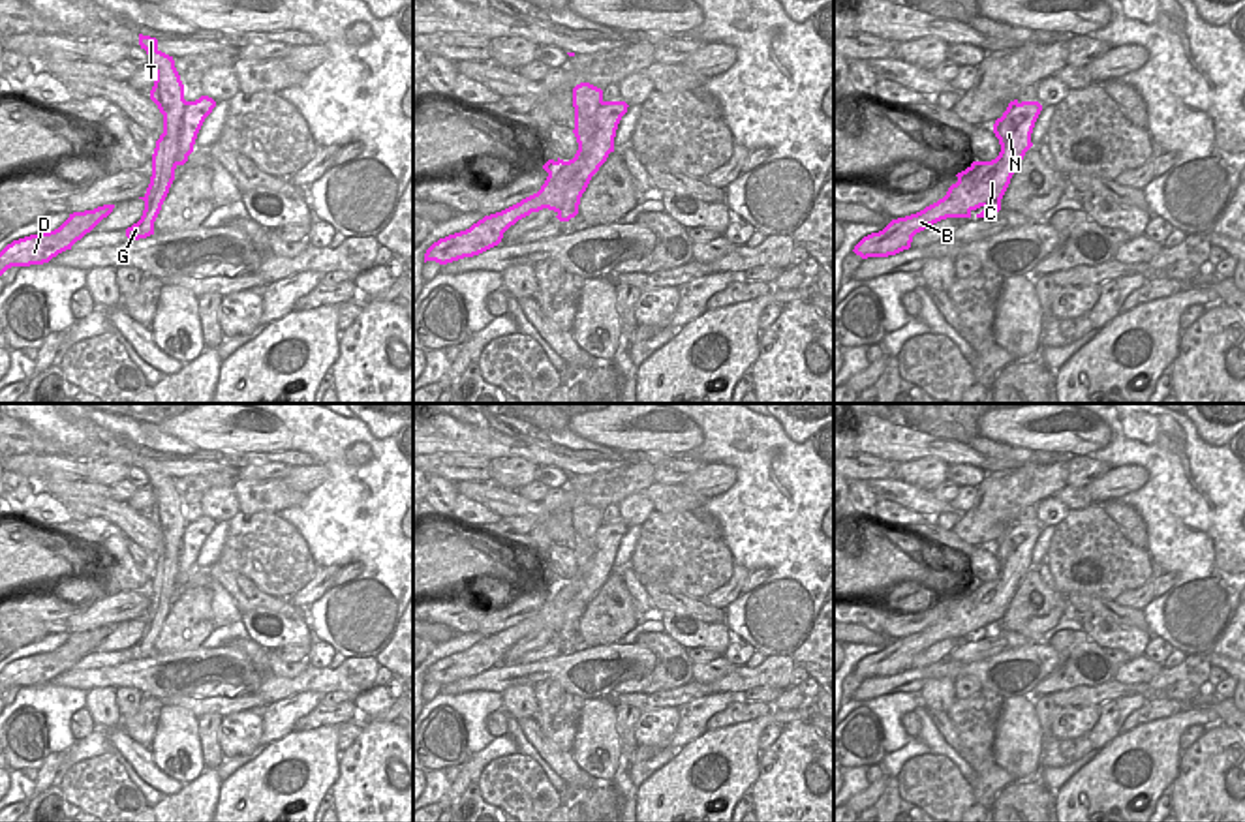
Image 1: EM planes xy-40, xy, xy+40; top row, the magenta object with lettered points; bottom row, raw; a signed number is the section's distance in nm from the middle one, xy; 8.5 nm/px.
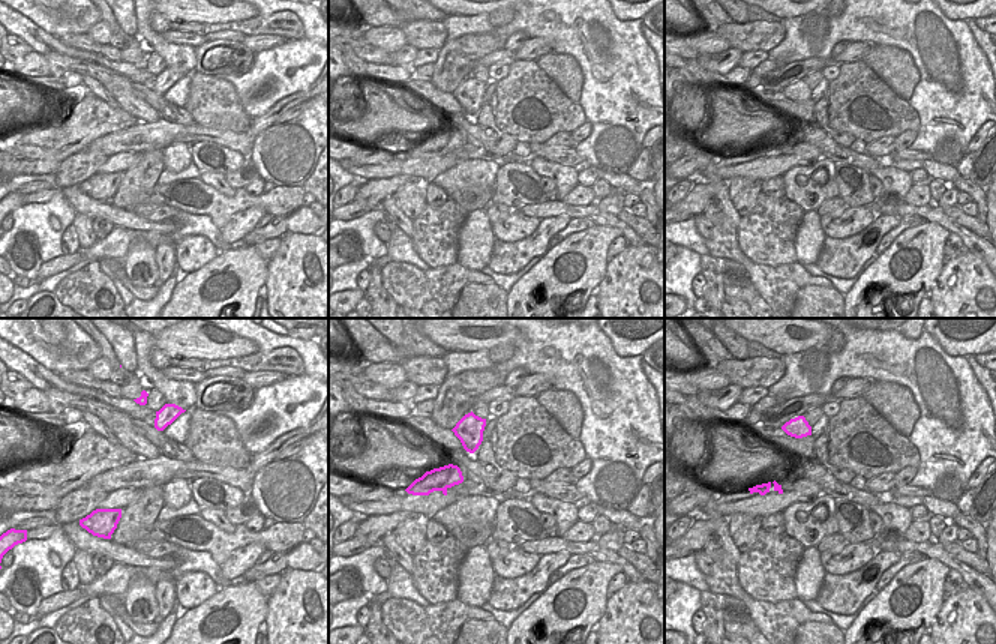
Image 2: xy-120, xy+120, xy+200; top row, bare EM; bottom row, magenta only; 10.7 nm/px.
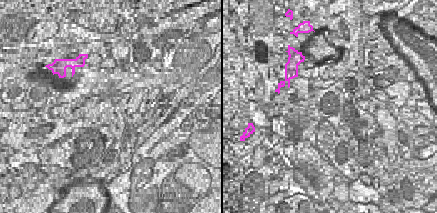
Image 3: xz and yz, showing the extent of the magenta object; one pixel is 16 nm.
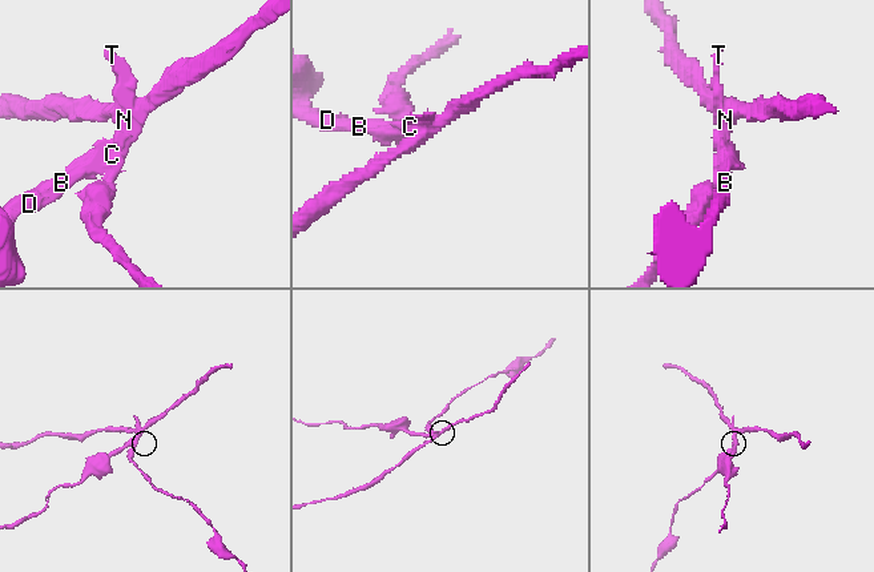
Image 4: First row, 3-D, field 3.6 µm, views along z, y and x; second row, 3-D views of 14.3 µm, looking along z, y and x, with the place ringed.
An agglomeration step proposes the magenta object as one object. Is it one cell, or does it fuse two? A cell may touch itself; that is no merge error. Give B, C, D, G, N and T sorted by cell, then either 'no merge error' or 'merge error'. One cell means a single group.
groups B C D N / G T; merge error

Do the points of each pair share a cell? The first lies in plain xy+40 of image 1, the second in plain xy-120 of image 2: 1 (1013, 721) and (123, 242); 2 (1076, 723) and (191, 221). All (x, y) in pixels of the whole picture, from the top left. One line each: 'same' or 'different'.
1: different
2: different

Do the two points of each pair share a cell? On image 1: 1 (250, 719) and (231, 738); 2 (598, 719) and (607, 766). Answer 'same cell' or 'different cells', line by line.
1: same cell
2: same cell

